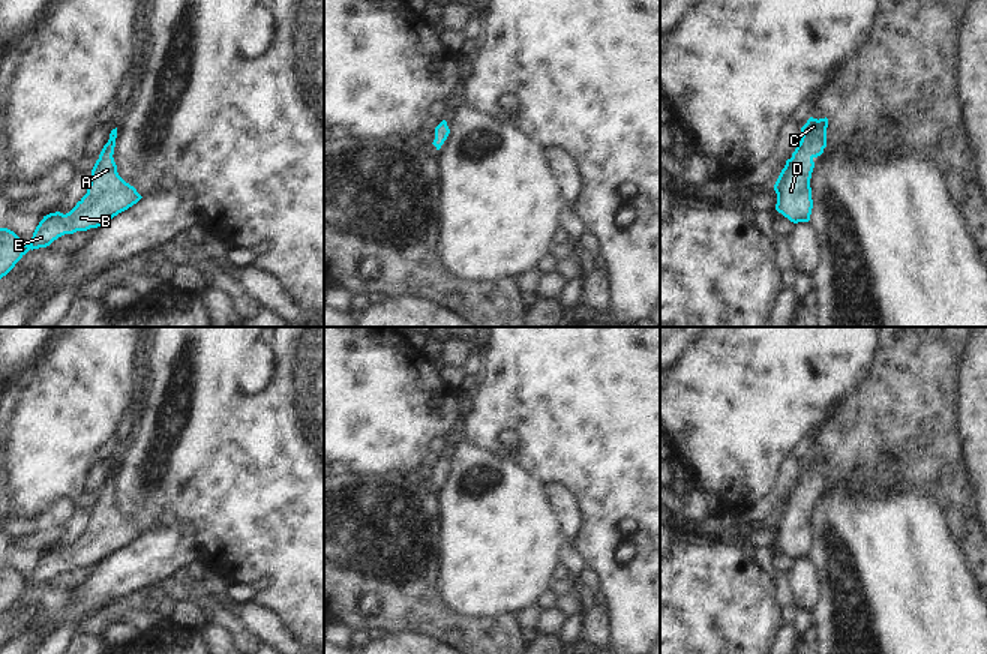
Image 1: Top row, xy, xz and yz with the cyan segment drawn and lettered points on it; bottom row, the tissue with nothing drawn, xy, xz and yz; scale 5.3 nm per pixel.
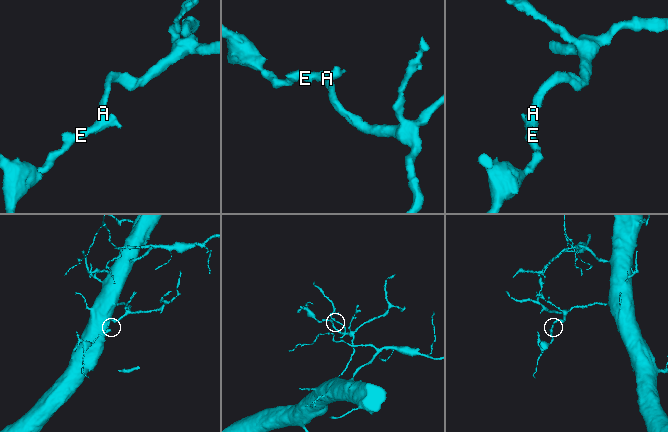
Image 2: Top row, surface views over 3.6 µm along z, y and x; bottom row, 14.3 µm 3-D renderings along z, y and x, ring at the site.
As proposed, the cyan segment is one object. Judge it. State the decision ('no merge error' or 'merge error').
no merge error

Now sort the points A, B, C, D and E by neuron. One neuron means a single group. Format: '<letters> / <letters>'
A B C D E

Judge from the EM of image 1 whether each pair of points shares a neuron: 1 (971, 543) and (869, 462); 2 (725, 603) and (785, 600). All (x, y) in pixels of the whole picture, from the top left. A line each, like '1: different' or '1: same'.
1: same
2: different

